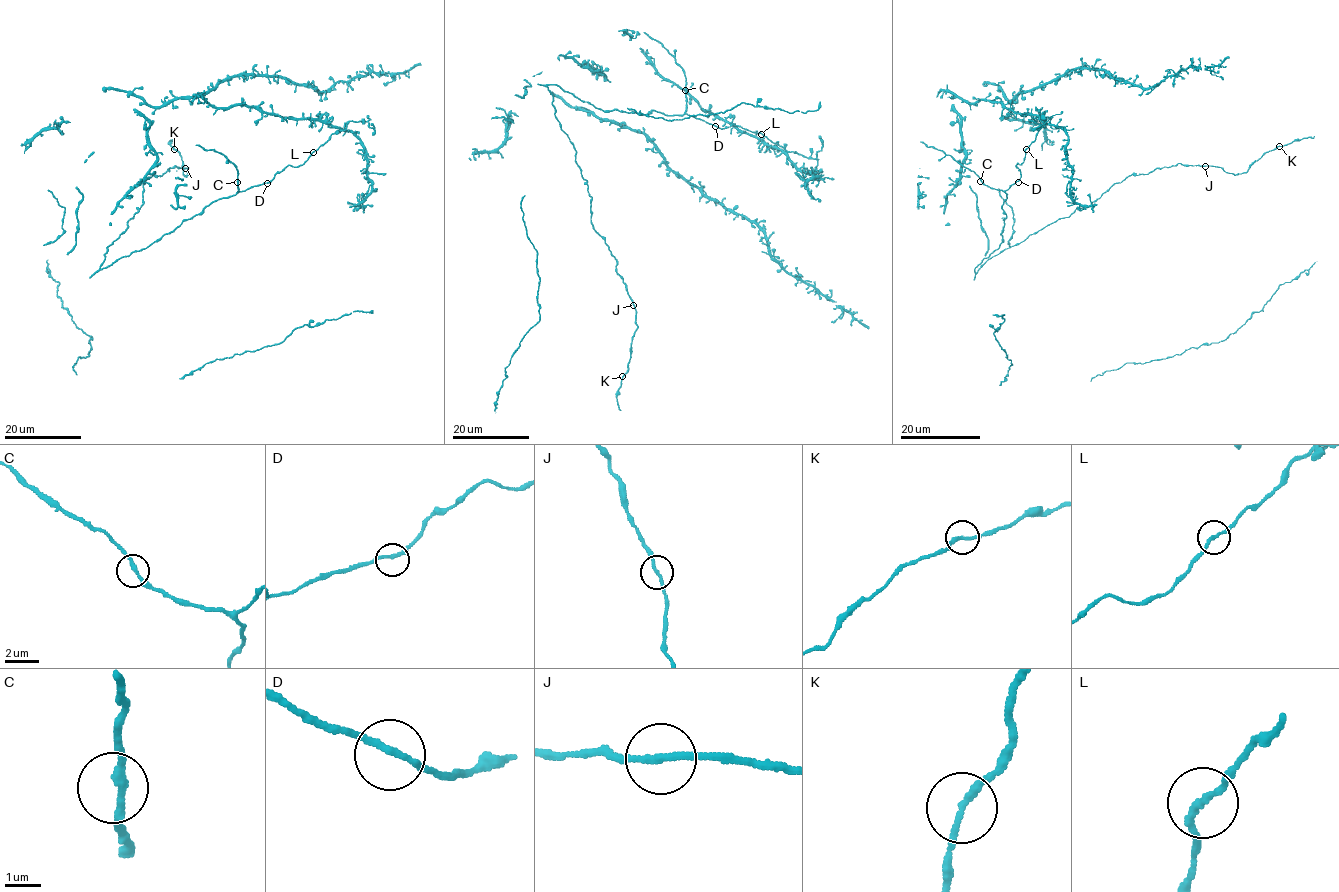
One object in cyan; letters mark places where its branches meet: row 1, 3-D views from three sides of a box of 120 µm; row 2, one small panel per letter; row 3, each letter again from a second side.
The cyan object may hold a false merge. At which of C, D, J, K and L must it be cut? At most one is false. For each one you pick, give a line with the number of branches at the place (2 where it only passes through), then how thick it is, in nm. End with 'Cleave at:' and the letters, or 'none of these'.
Cleave at: none of these

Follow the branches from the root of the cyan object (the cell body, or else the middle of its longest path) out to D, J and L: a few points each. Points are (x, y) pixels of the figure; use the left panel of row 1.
D: (238, 181), (238, 192), (267, 183)
J: (238, 181), (234, 196), (99, 269), (144, 203), (144, 182), (186, 168)
L: (238, 181), (238, 192), (268, 182), (287, 166), (302, 165), (313, 151)

